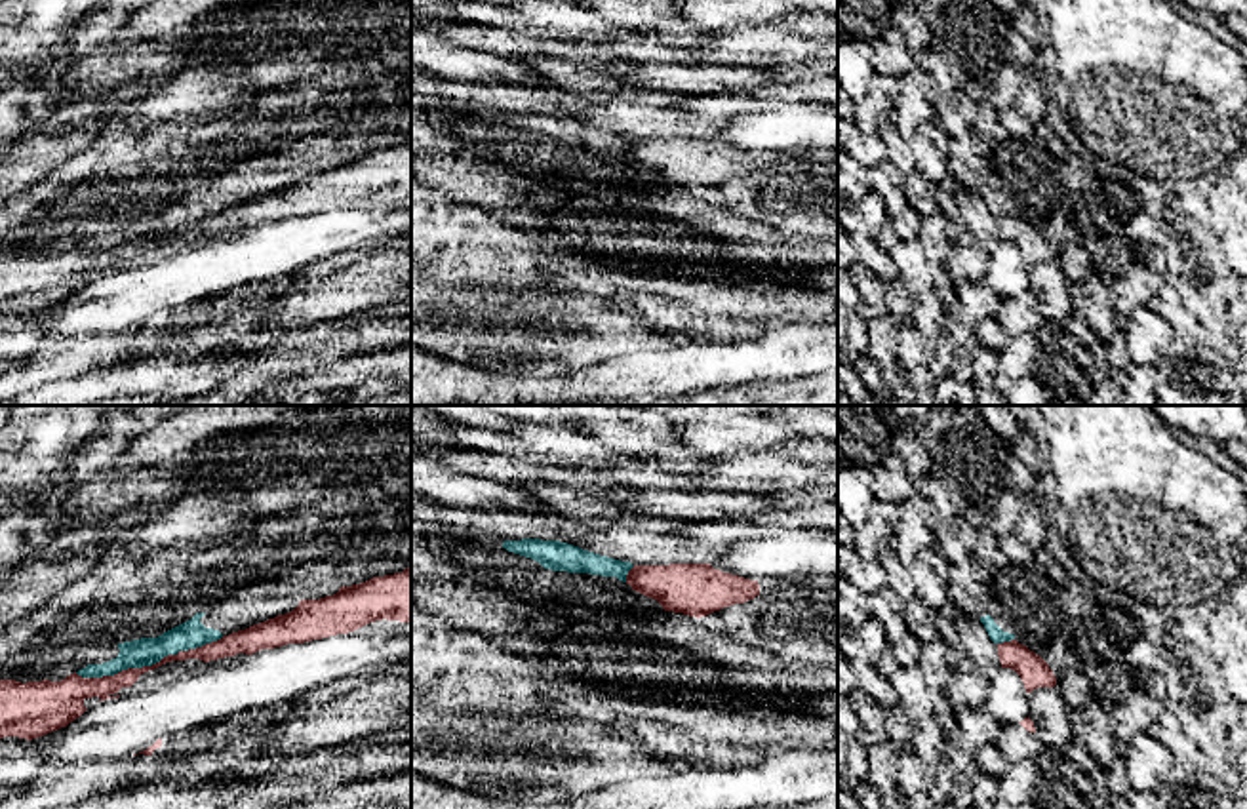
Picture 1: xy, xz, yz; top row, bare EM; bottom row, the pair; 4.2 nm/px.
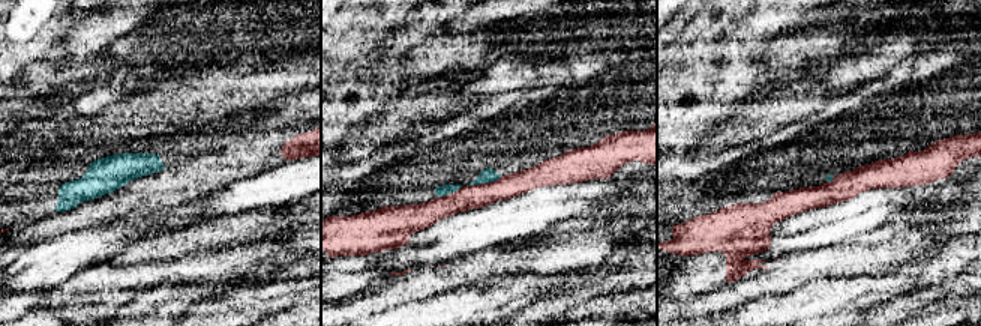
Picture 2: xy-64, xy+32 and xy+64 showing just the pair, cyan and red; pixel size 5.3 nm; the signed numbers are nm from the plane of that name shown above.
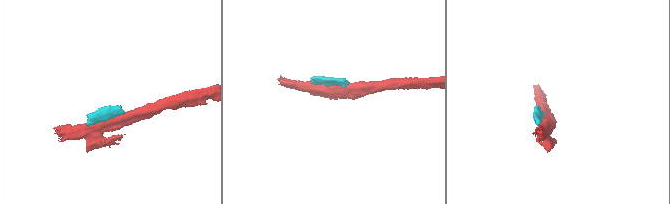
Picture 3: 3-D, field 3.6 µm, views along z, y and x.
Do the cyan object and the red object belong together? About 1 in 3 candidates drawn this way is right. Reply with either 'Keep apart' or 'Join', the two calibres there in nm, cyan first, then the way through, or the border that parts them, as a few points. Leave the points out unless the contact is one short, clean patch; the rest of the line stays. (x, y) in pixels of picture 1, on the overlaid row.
Keep apart. Thickness 120 nm (cyan) against 90 nm

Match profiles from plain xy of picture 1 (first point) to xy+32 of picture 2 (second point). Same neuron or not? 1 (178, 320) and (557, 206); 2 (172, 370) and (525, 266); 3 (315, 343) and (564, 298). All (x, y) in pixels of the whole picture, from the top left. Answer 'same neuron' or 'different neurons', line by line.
1: different neurons
2: different neurons
3: same neuron

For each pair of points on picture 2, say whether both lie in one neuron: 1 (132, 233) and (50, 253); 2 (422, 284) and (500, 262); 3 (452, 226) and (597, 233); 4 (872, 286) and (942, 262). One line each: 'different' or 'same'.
1: same
2: same
3: different
4: same

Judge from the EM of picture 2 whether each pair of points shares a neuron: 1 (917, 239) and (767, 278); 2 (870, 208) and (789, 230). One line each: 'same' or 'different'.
1: same
2: same

